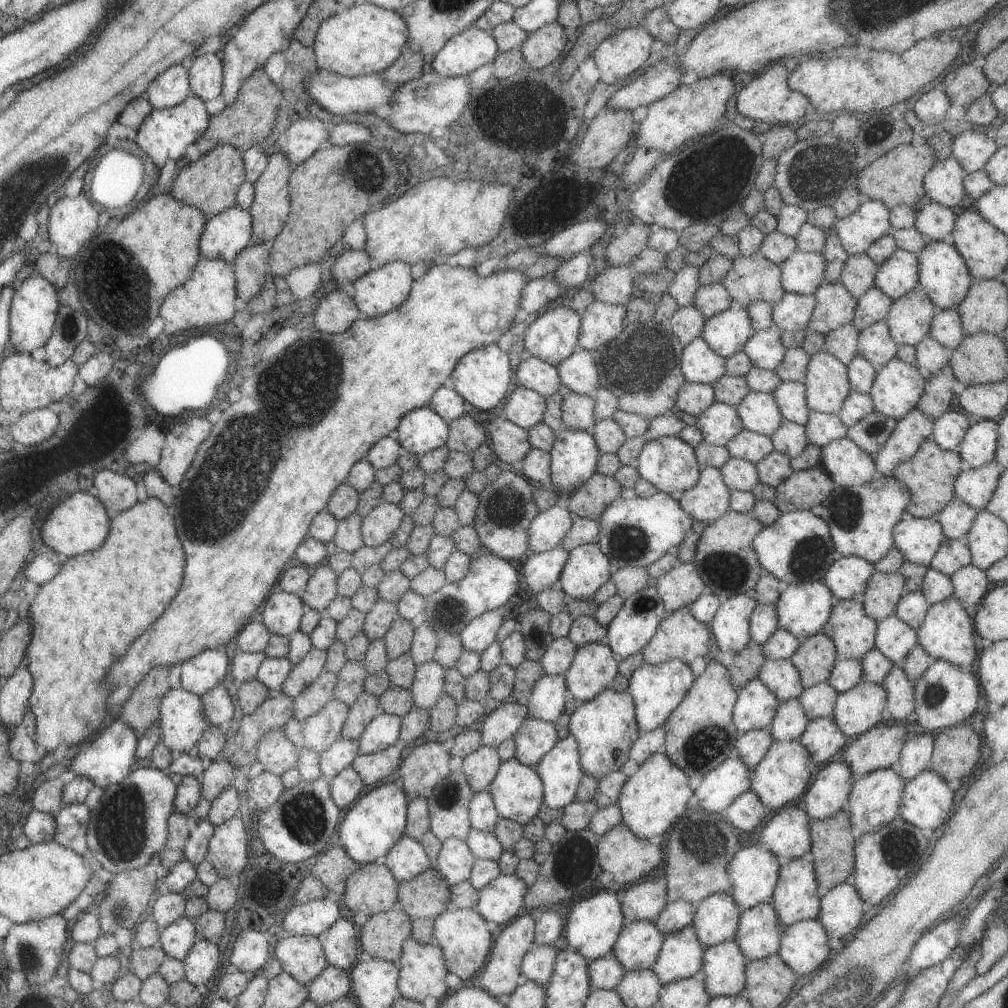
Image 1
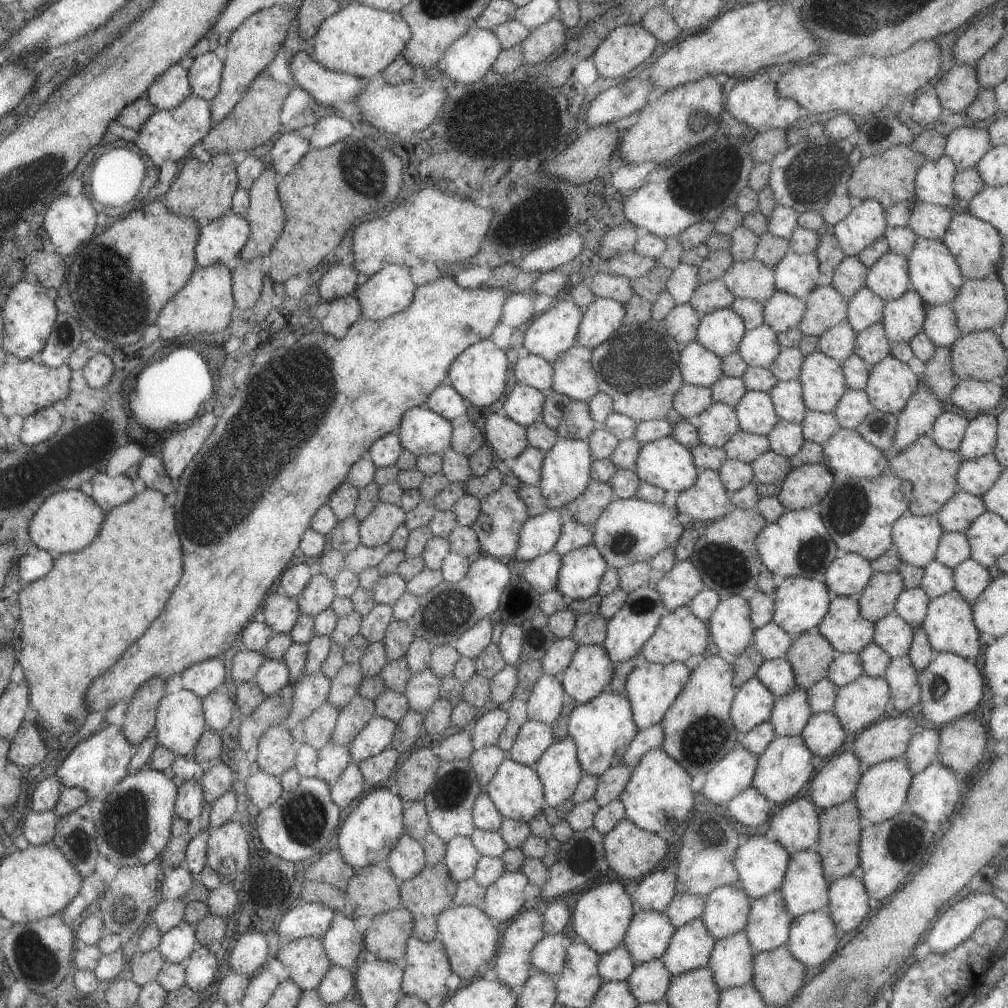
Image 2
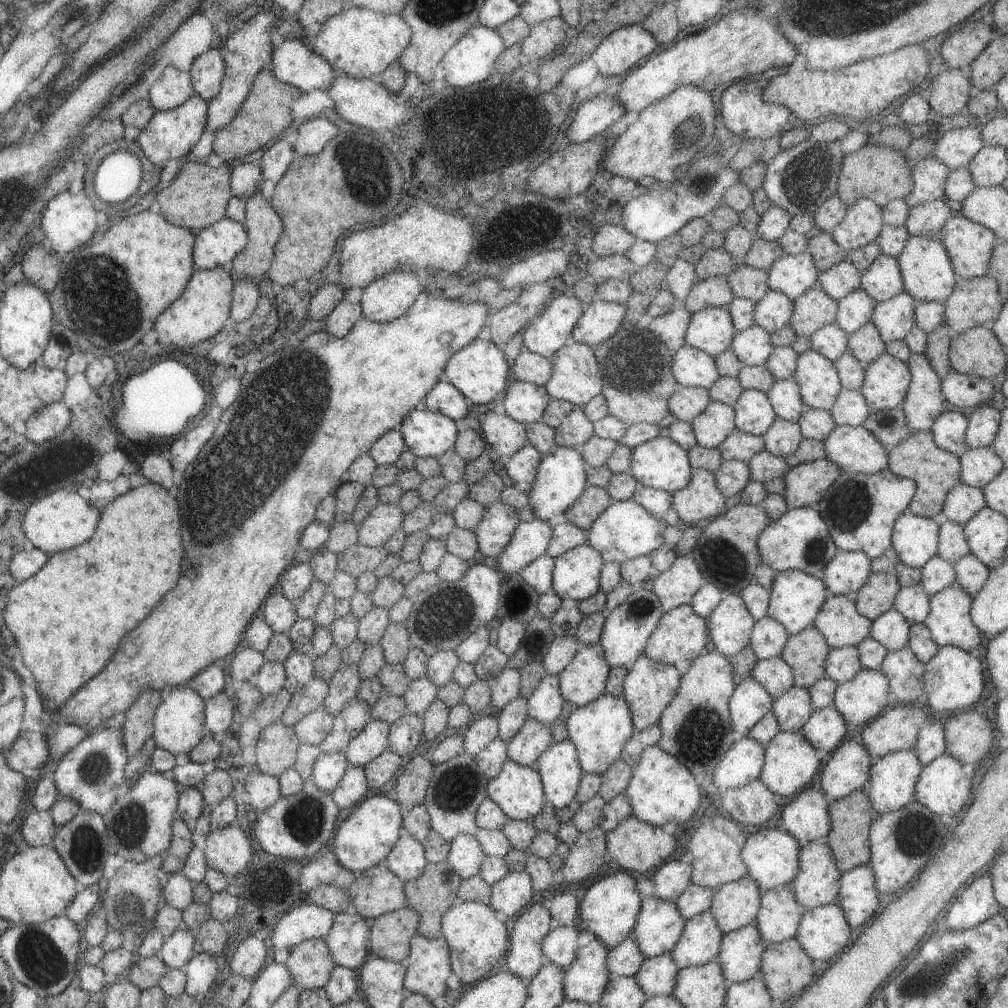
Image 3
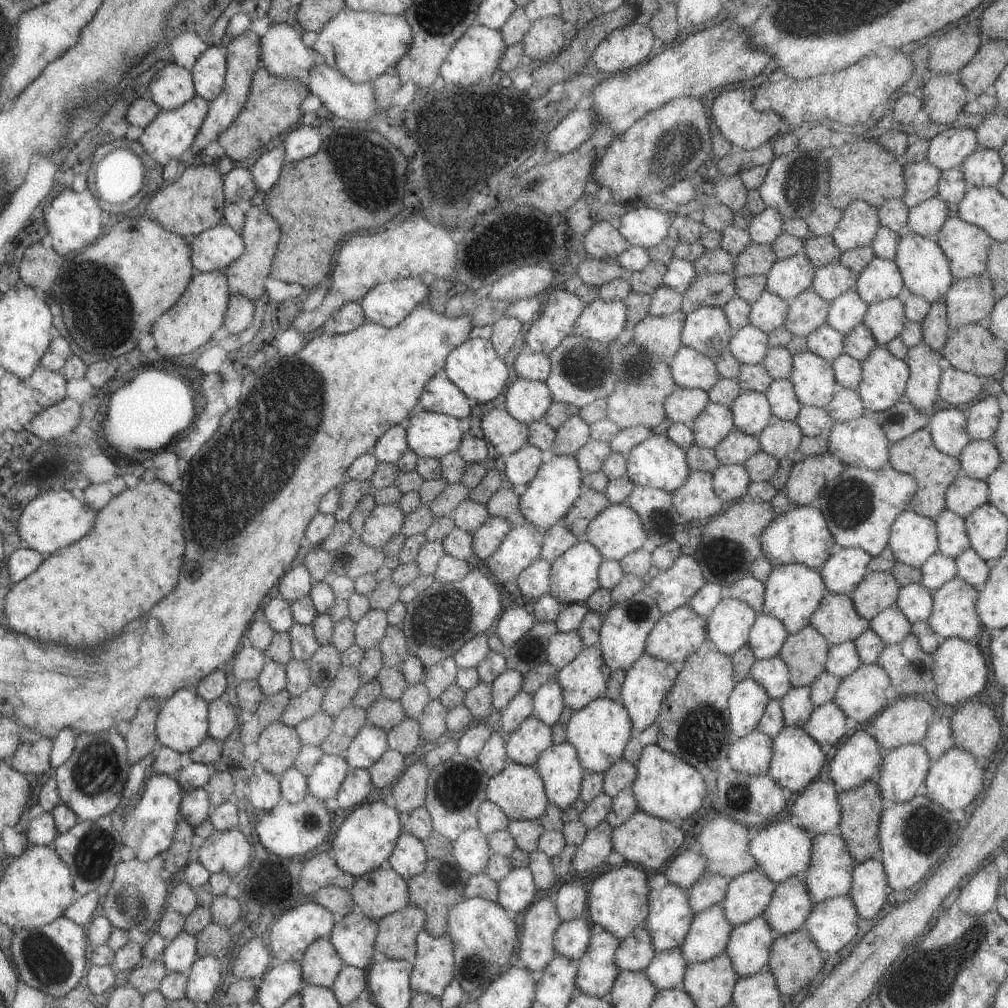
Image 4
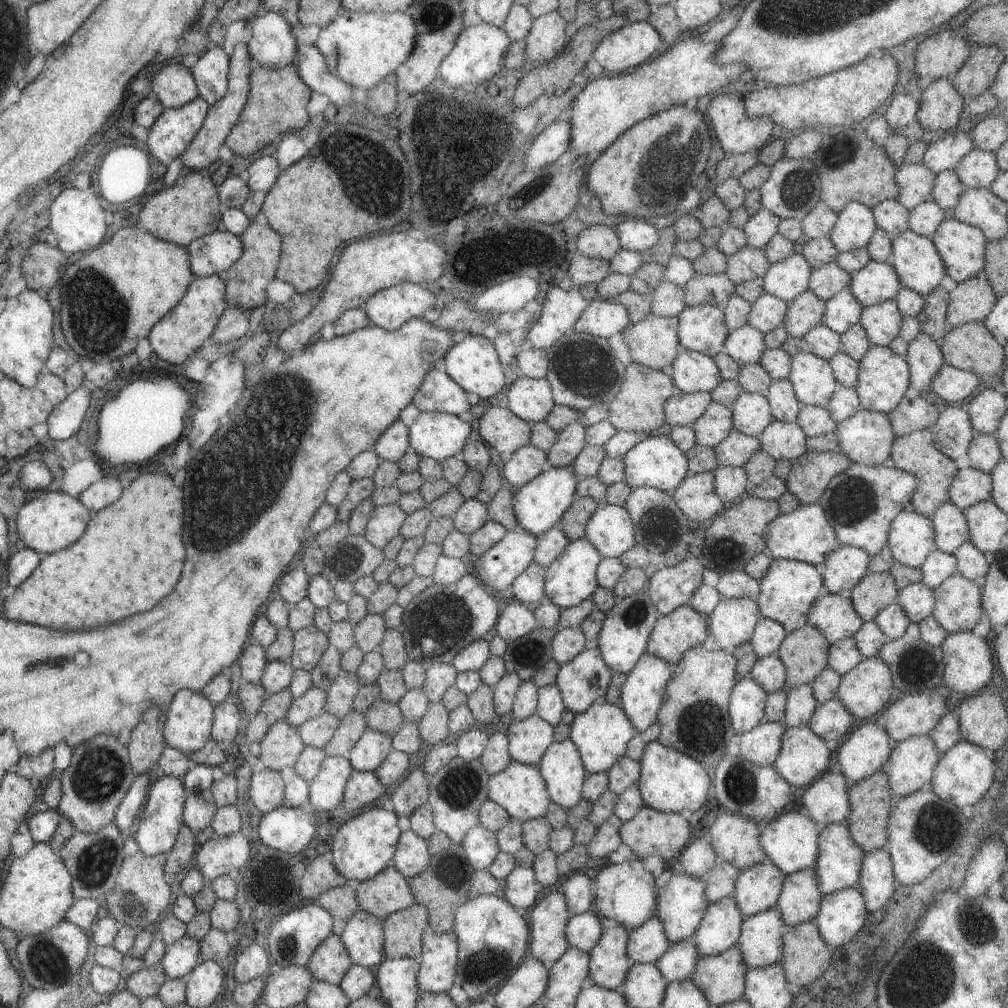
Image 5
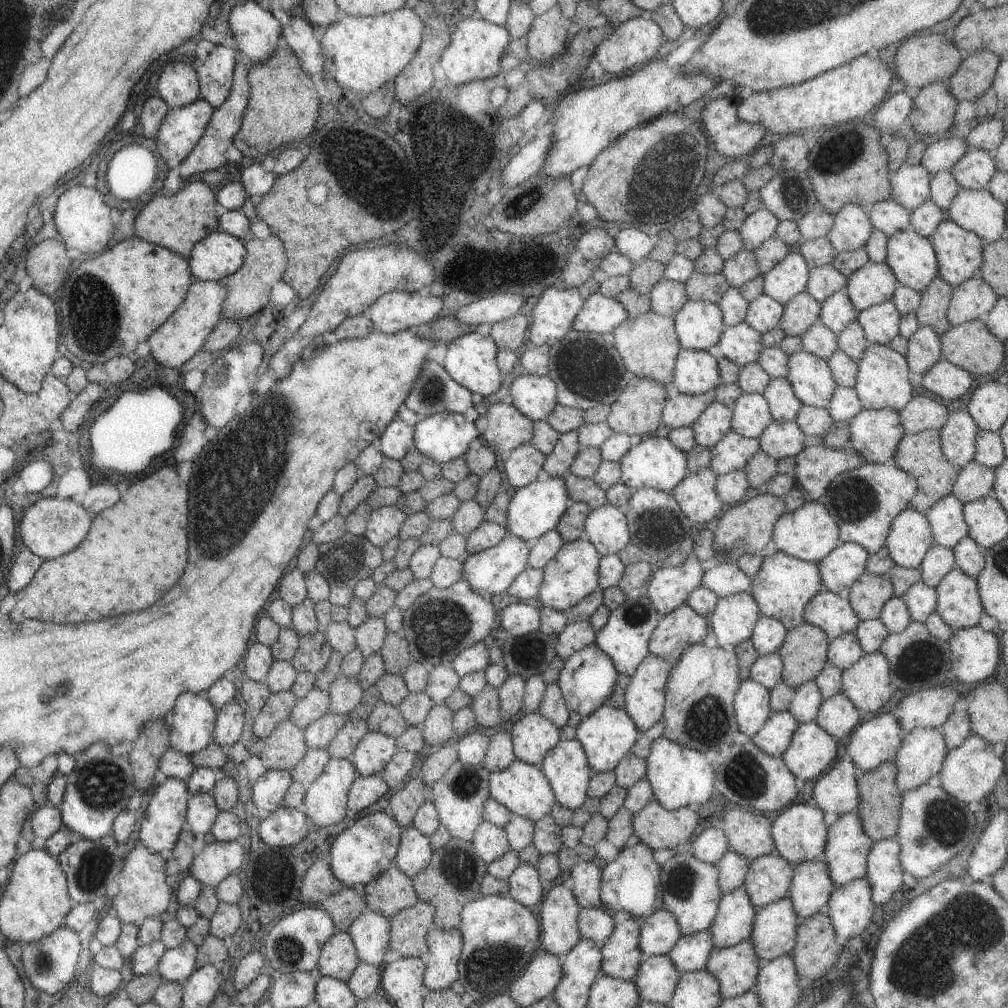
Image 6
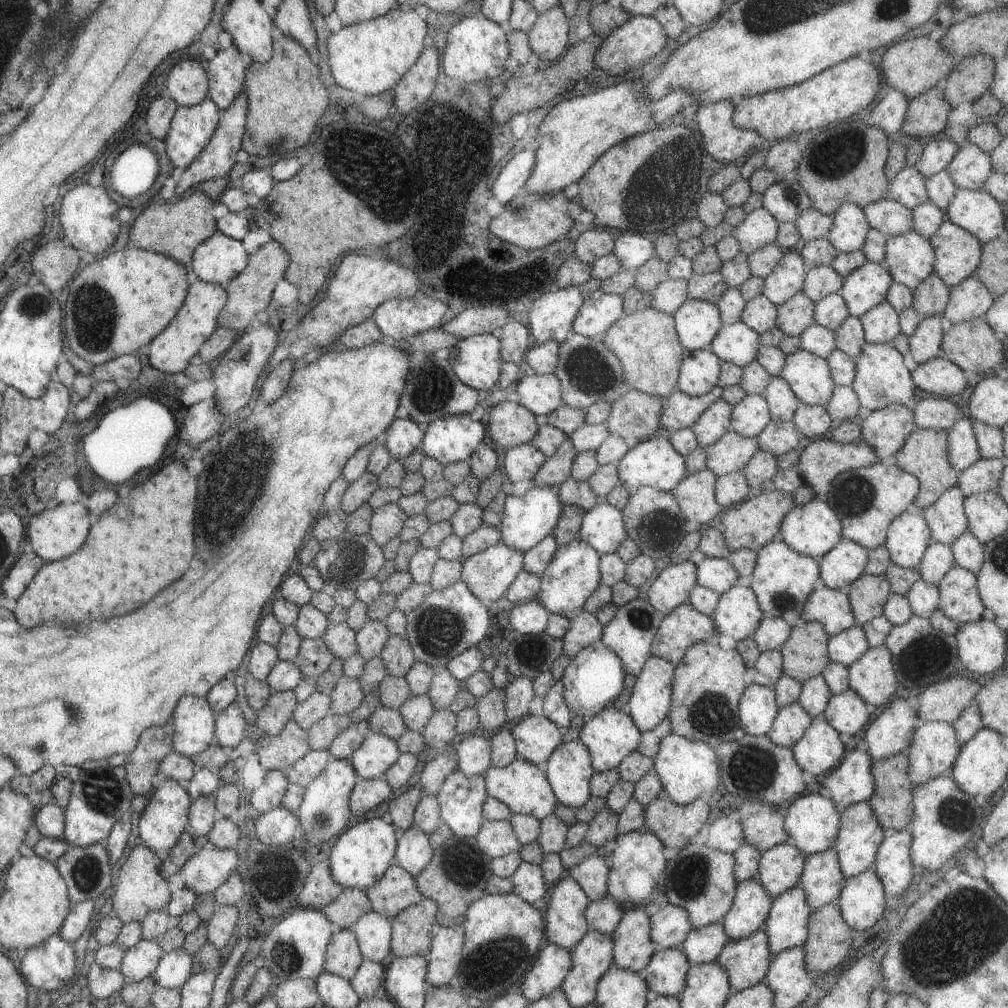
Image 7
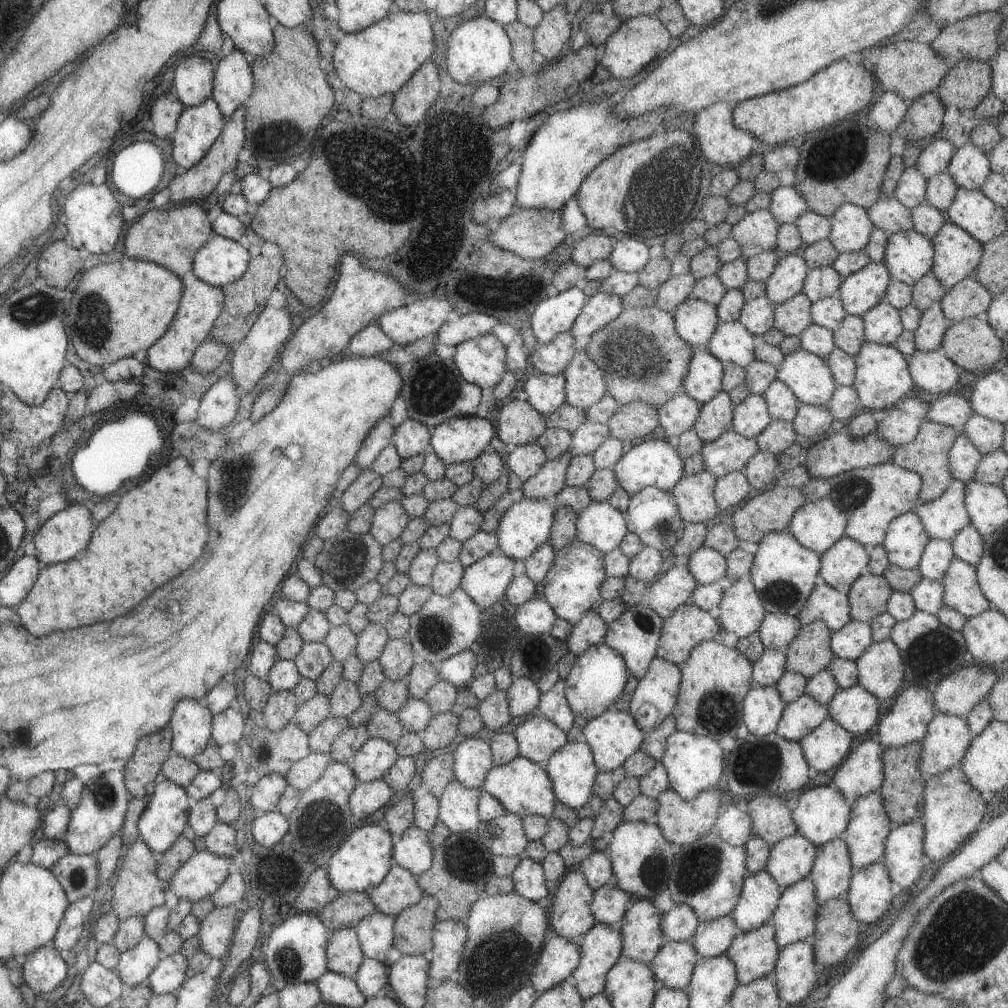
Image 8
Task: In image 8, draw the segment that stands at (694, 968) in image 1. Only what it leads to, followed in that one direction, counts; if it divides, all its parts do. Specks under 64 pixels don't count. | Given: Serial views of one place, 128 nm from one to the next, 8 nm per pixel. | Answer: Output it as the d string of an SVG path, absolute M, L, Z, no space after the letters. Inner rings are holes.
M763 869L747 874L743 879L737 902L730 910L738 932L747 932L767 923L782 889Z

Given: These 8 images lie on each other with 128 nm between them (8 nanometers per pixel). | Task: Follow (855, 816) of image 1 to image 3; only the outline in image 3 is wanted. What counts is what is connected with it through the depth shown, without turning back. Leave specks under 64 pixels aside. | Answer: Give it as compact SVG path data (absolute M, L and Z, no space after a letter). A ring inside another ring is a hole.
M911 749L887 753L872 763L867 782L860 791L867 795L876 816L897 810L912 800L914 784L922 768Z

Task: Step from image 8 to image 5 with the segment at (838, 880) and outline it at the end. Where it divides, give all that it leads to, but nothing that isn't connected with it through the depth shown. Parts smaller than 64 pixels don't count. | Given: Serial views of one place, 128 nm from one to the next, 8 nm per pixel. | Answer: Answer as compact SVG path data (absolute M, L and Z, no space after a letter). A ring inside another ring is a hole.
M809 866L785 875L773 907L779 910L783 922L792 927L813 920L821 896L814 870Z

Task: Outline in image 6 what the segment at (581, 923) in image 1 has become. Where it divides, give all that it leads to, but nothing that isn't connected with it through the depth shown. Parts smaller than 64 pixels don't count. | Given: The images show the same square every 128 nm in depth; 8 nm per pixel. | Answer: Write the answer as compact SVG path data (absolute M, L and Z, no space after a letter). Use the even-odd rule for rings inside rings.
M642 842L624 845L616 858L600 870L601 906L612 912L623 910L635 919L643 919L655 909L661 908L660 867L655 863L651 847Z

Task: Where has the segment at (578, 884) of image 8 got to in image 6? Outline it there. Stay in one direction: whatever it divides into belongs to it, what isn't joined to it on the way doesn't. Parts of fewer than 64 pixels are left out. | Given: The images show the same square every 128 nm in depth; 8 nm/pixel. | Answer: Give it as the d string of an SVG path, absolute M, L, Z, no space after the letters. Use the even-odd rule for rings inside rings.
M565 885L551 887L541 899L539 950L561 958L581 940L576 927L580 911L575 895Z

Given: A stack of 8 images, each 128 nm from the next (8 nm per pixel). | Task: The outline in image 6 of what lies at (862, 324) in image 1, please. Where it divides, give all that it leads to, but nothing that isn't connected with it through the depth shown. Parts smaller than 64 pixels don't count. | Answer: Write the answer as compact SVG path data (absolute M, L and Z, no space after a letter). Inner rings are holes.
M841 288L820 302L818 321L837 334L855 319L857 314L858 312L849 302L846 290Z

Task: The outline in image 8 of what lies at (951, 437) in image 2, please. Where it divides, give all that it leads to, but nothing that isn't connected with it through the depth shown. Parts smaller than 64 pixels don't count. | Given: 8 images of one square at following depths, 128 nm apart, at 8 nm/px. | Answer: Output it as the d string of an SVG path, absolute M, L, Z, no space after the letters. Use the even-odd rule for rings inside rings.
M959 434L955 442L951 443L947 451L946 461L950 475L956 481L968 483L974 475L977 463L982 459L982 454L967 440L967 437Z

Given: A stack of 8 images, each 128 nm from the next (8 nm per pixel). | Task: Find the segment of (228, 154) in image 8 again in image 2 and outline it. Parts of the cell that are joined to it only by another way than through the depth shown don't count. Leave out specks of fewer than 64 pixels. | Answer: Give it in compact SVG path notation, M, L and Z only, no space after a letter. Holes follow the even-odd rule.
M273 5L260 8L250 14L231 34L225 42L225 58L223 58L222 71L218 91L210 98L210 122L223 120L231 112L241 95L247 90L251 81L273 60L278 48L286 37L289 22L294 18L286 5Z

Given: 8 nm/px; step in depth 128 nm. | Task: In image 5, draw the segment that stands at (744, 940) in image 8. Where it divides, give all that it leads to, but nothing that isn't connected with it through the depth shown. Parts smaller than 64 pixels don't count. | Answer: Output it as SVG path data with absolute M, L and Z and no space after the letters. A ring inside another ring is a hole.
M733 945L716 955L699 956L689 979L716 1007L742 996L747 971L748 966L742 961L742 954Z

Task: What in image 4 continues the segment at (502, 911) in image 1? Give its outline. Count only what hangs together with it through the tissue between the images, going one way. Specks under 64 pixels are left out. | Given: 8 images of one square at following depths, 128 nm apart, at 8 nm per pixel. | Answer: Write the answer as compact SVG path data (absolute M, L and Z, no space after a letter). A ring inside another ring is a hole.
M527 867L512 868L509 874L498 880L497 886L494 901L512 915L523 912L537 896L532 874Z

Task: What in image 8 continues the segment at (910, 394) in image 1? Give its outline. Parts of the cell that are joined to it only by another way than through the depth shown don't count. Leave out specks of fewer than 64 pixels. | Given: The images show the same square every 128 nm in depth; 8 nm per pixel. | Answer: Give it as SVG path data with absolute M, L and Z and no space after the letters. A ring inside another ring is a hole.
M864 340L853 357L855 370L852 387L855 389L859 406L872 409L874 413L879 414L900 398L905 397L905 394L914 386L908 373L906 359L893 348L893 345L880 345Z

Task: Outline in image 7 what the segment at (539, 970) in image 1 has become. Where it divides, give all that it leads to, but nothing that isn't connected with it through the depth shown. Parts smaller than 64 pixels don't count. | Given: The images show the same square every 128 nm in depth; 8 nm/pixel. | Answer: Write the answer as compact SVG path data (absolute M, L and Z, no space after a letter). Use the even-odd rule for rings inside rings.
M605 894L595 902L589 902L583 910L583 918L588 930L610 936L620 922L624 908L619 906L611 896Z

